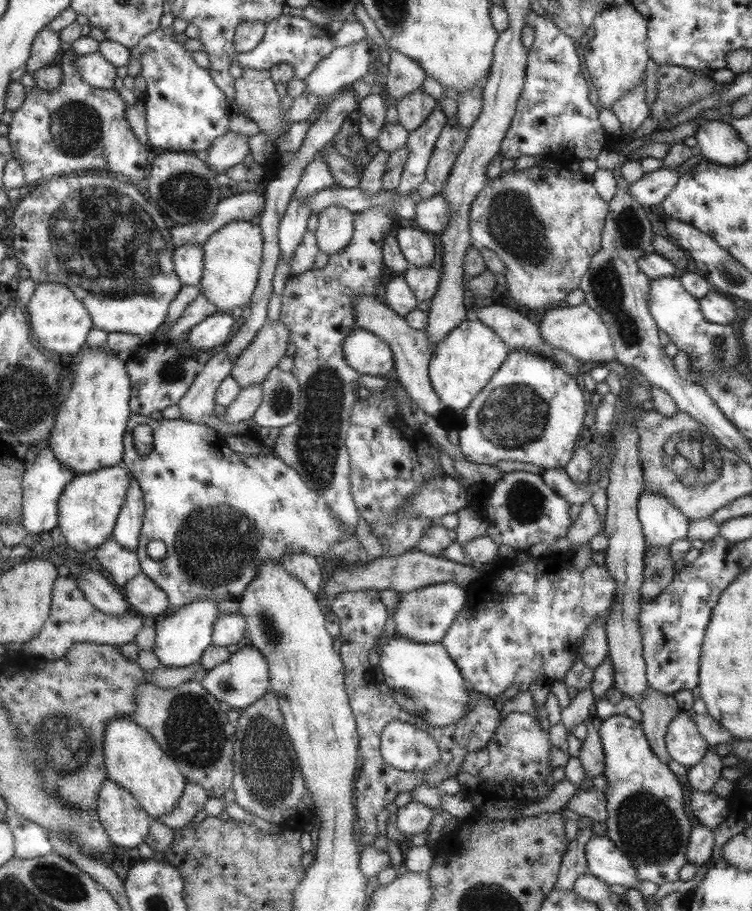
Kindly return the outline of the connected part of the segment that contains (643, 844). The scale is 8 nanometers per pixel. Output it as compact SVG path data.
M617 714L602 720L598 734L604 756L603 775L606 778L604 791L606 837L612 839L616 847L635 865L636 882L631 887L638 890L640 882L653 882L657 886L665 882L675 882L680 878L680 870L689 863L687 846L691 820L685 812L687 800L683 800L683 790L681 790L683 784L679 784L675 774L667 770L661 758L651 749L647 736L644 735L643 728L638 722Z

